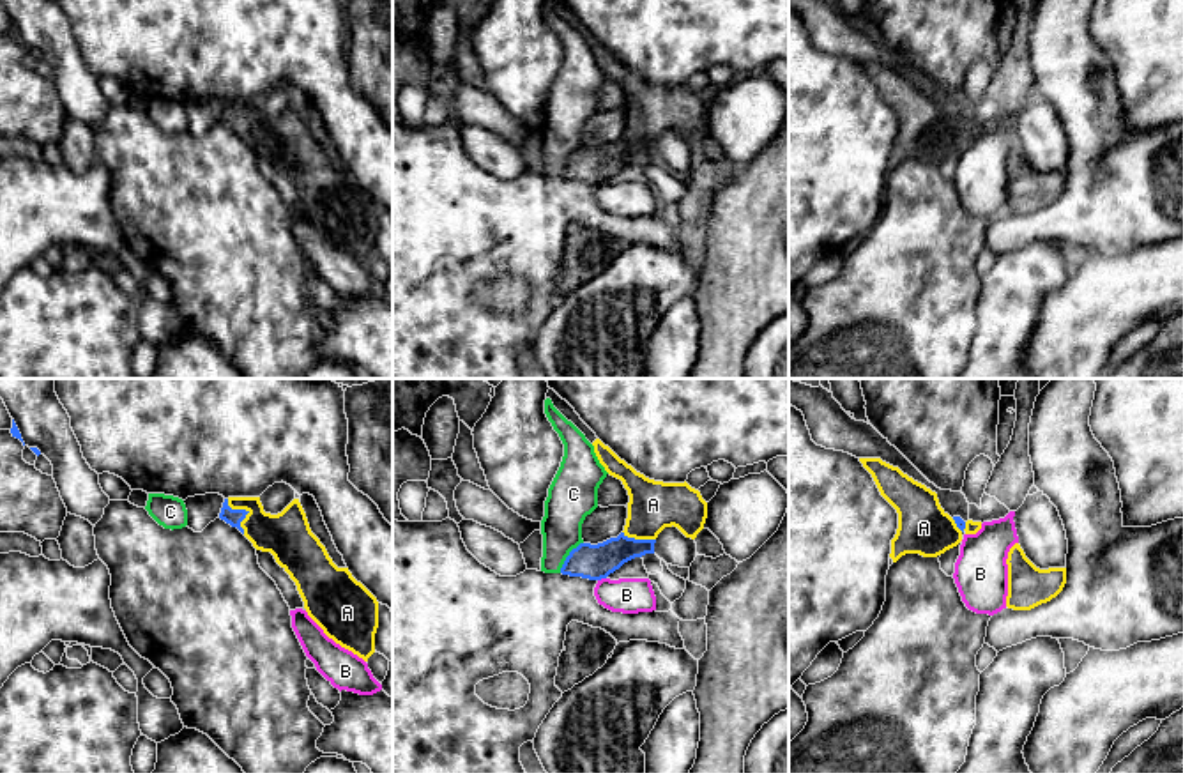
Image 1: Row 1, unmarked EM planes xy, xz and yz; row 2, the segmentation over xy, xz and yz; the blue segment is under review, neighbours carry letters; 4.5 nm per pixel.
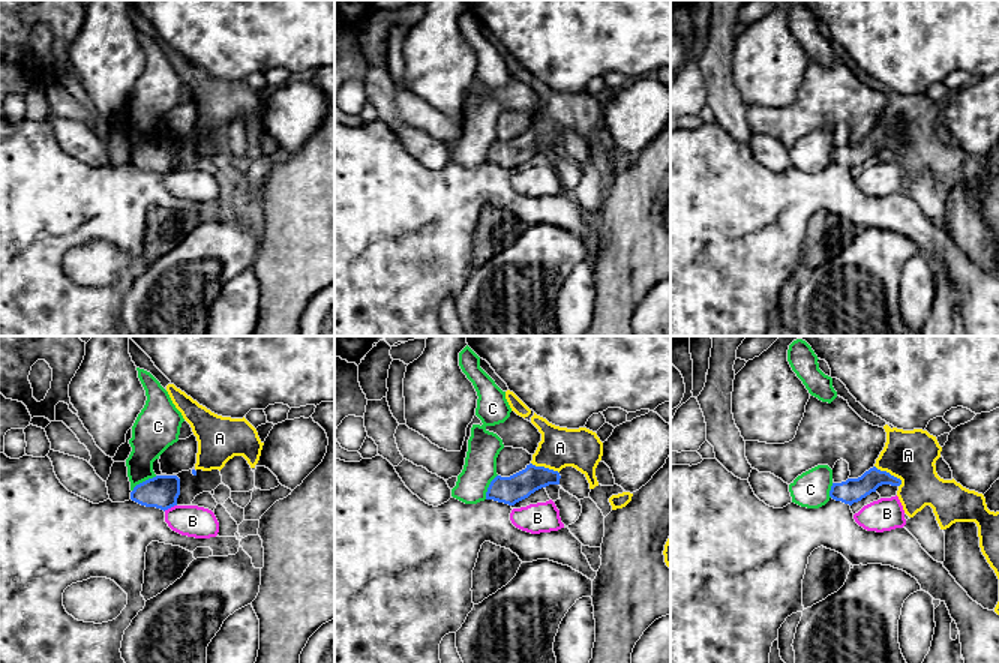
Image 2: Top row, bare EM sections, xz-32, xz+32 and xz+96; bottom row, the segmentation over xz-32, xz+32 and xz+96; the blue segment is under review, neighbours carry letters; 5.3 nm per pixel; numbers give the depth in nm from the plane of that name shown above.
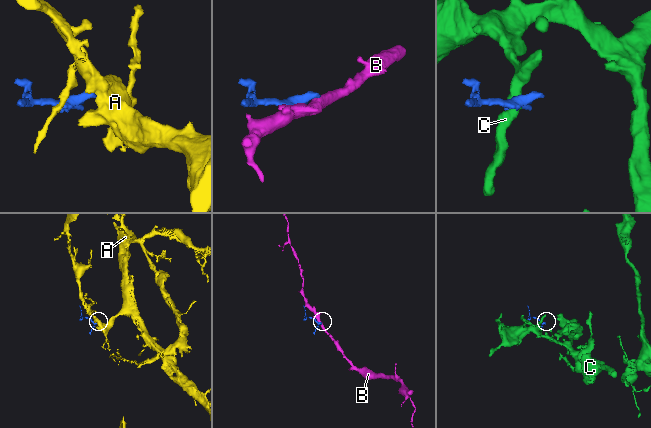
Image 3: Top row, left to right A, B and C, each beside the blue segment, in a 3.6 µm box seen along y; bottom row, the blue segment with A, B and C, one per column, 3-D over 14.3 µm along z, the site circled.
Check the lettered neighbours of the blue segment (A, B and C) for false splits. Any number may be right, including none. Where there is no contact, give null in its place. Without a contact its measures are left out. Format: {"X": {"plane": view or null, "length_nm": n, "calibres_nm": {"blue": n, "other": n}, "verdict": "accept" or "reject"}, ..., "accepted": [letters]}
{"A": {"plane": "xy", "length_nm": 180, "calibres_nm": {"blue": 80, "other": 220}, "verdict": "accept"}, "B": {"plane": "xz", "length_nm": 40, "calibres_nm": {"blue": 160, "other": 160}, "verdict": "reject"}, "C": {"plane": "xz", "length_nm": 180, "calibres_nm": {"blue": 160, "other": 200}, "verdict": "reject"}, "accepted": ["A"]}

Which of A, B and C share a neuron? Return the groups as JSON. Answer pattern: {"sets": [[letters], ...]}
{"sets": [["A"], ["B"], ["C"]]}

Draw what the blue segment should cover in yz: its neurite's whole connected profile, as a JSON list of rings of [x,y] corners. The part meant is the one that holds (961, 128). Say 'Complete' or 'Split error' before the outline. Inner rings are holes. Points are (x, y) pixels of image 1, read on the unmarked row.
Split error. [[[859,62],[872,78],[881,99],[897,113],[898,133],[891,143],[889,161],[897,166],[905,157],[937,161],[962,145],[962,138],[976,138],[981,126],[950,120],[937,97],[881,62]]]

